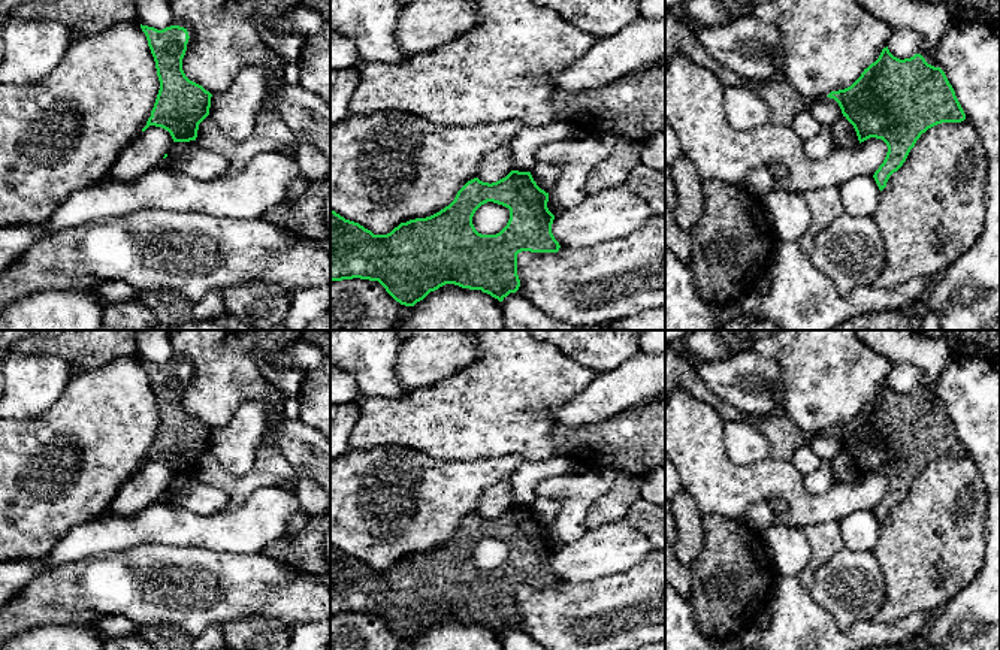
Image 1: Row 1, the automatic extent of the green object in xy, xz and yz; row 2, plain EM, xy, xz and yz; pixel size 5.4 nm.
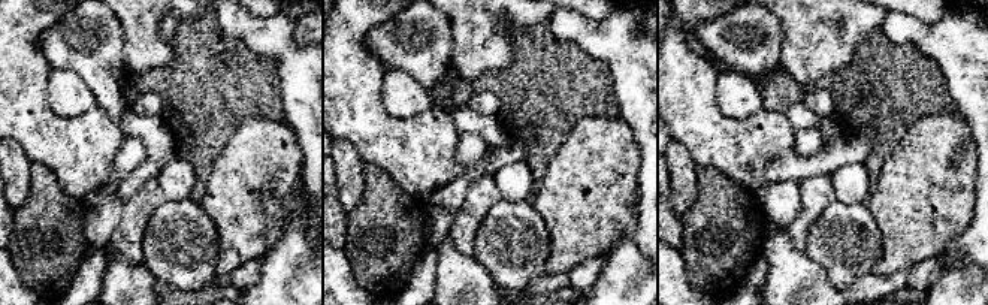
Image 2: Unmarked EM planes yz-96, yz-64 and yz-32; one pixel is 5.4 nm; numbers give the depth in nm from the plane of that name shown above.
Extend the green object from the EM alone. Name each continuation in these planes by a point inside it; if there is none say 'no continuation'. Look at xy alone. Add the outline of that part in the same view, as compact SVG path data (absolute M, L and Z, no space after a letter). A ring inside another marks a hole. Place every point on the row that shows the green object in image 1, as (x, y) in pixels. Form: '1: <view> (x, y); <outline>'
no continuation

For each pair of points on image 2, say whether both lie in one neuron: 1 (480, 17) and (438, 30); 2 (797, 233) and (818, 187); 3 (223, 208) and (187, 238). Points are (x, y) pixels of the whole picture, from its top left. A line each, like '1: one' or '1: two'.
1: two
2: one
3: two

